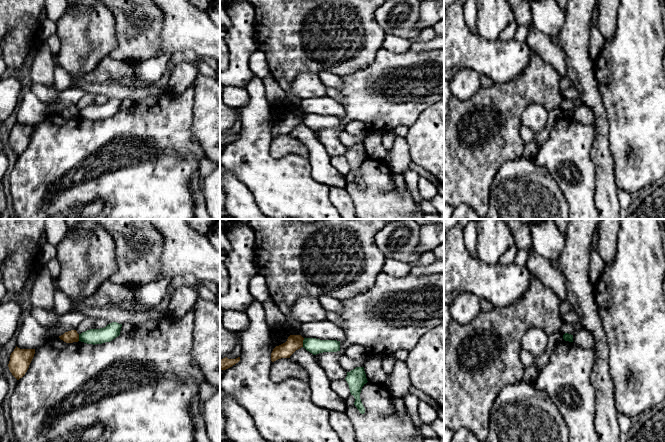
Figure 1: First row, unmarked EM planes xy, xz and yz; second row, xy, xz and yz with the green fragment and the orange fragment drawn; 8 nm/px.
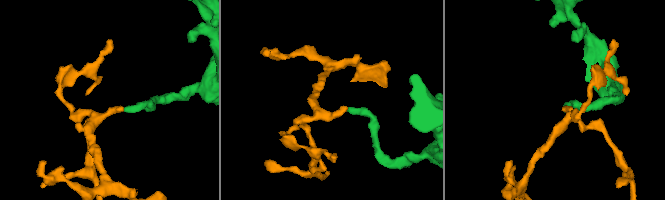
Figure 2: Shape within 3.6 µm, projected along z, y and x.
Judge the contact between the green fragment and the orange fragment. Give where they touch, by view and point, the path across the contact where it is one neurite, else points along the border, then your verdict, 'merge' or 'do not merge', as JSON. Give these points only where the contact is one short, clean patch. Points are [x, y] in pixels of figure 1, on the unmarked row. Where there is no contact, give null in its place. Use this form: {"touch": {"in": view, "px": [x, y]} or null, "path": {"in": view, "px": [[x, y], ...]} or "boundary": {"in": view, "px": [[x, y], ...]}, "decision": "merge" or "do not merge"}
{"touch": {"in": "xz", "px": [303, 118]}, "boundary": {"in": "xz", "px": [[304, 114], [302, 122]]}, "decision": "do not merge"}

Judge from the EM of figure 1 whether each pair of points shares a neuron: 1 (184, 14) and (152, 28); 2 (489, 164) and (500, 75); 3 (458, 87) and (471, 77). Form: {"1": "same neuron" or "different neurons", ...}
{"1": "different neurons", "2": "different neurons", "3": "same neuron"}

